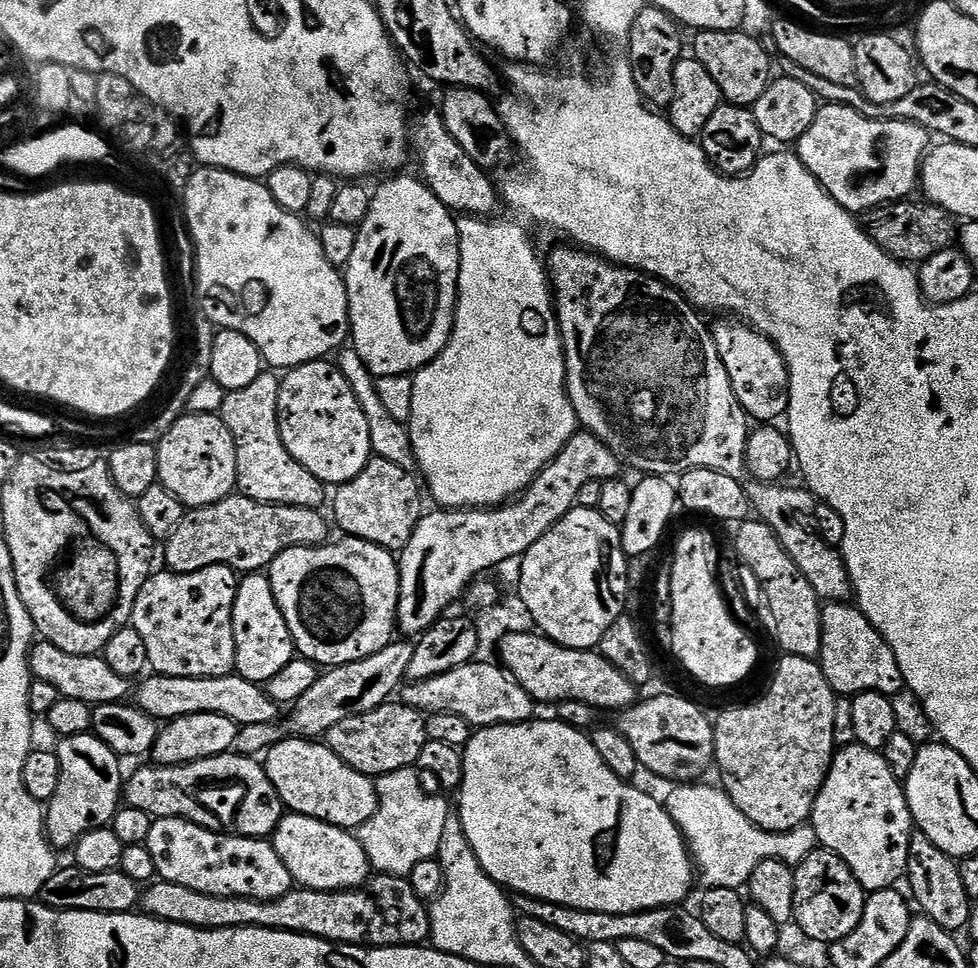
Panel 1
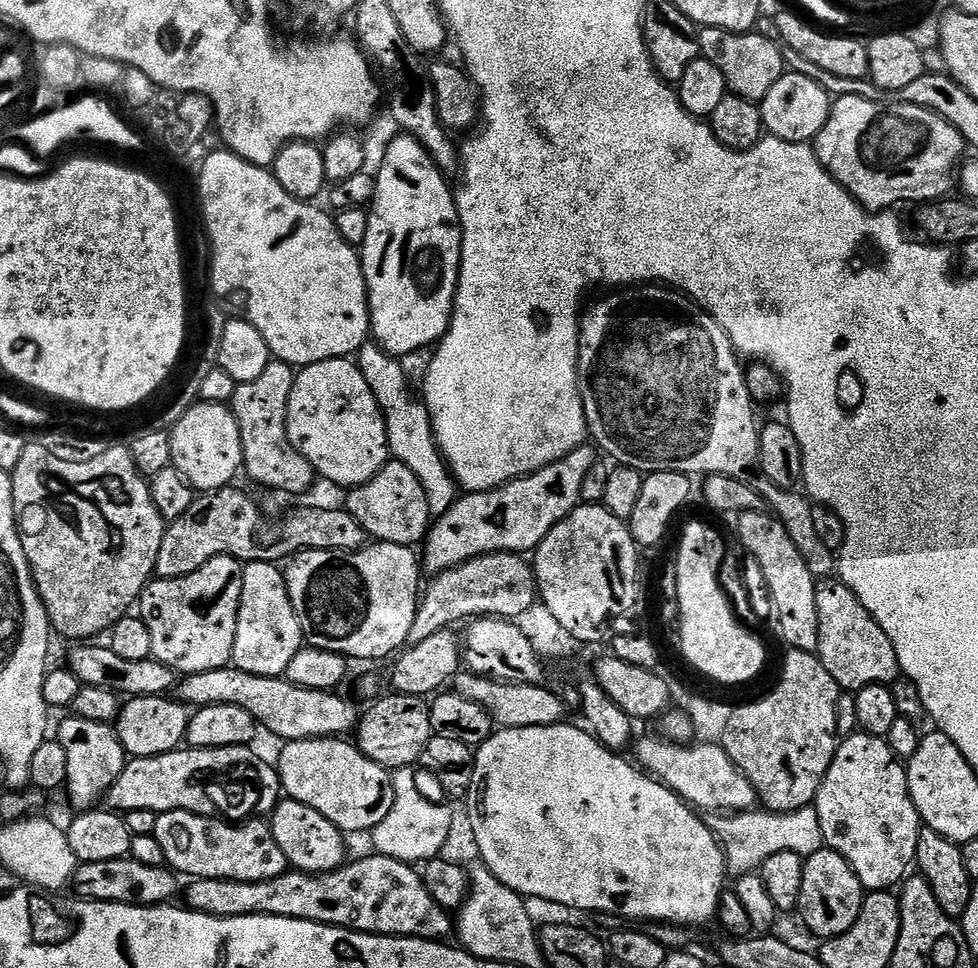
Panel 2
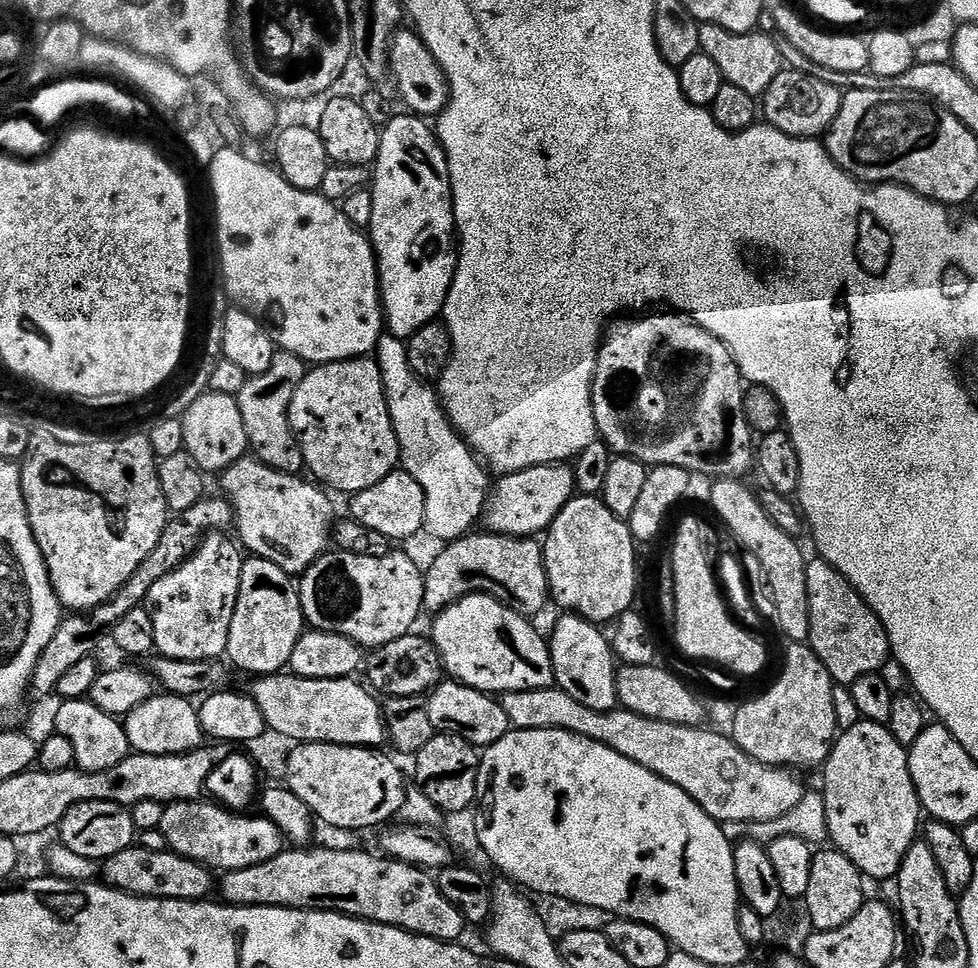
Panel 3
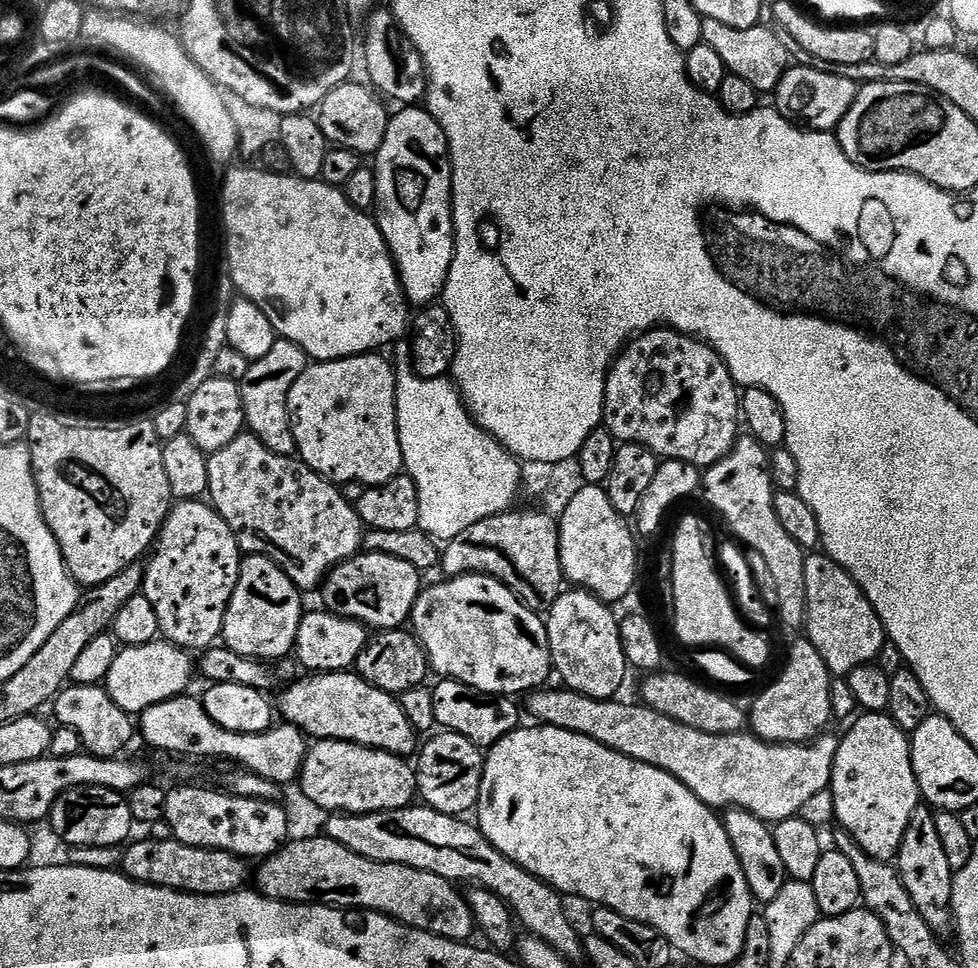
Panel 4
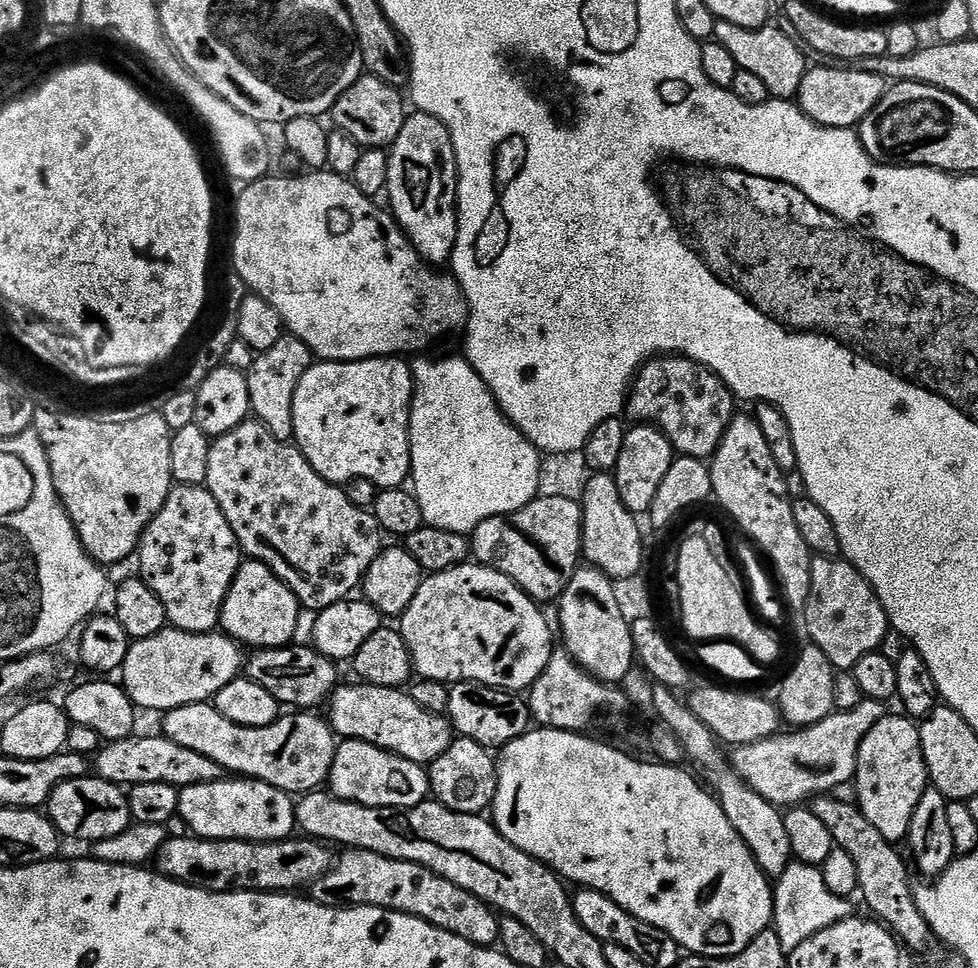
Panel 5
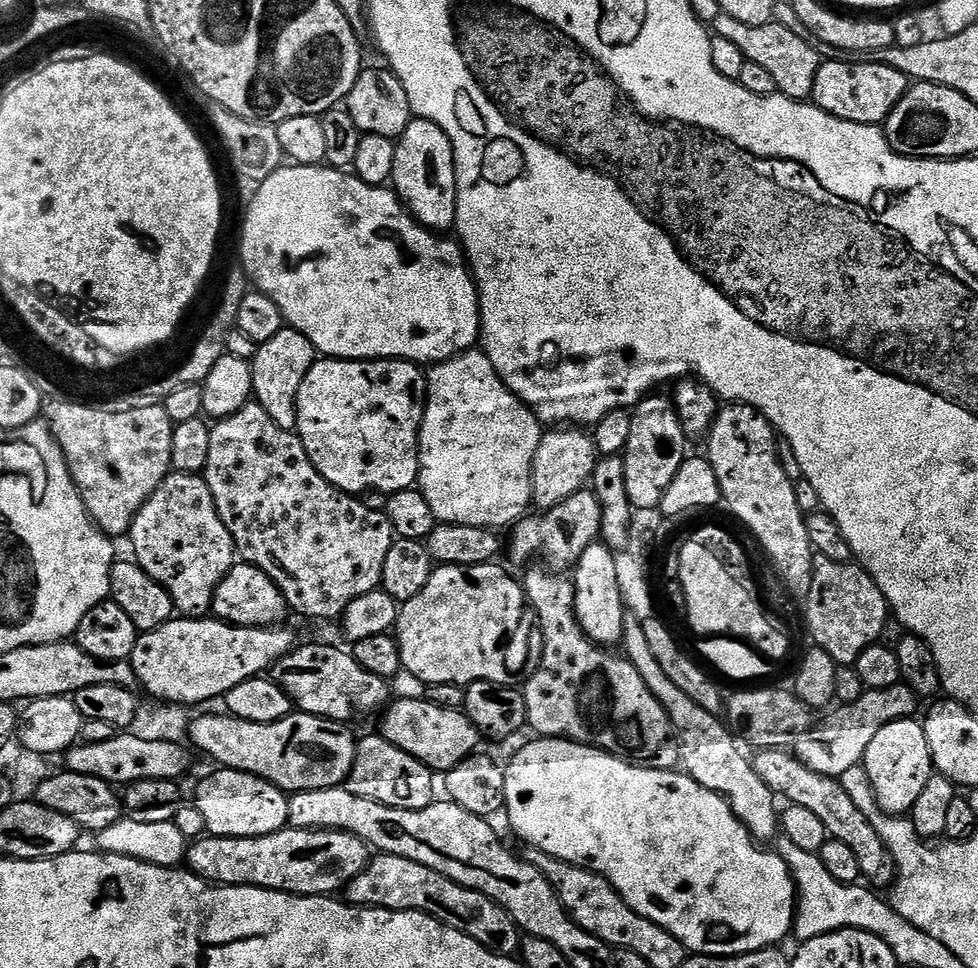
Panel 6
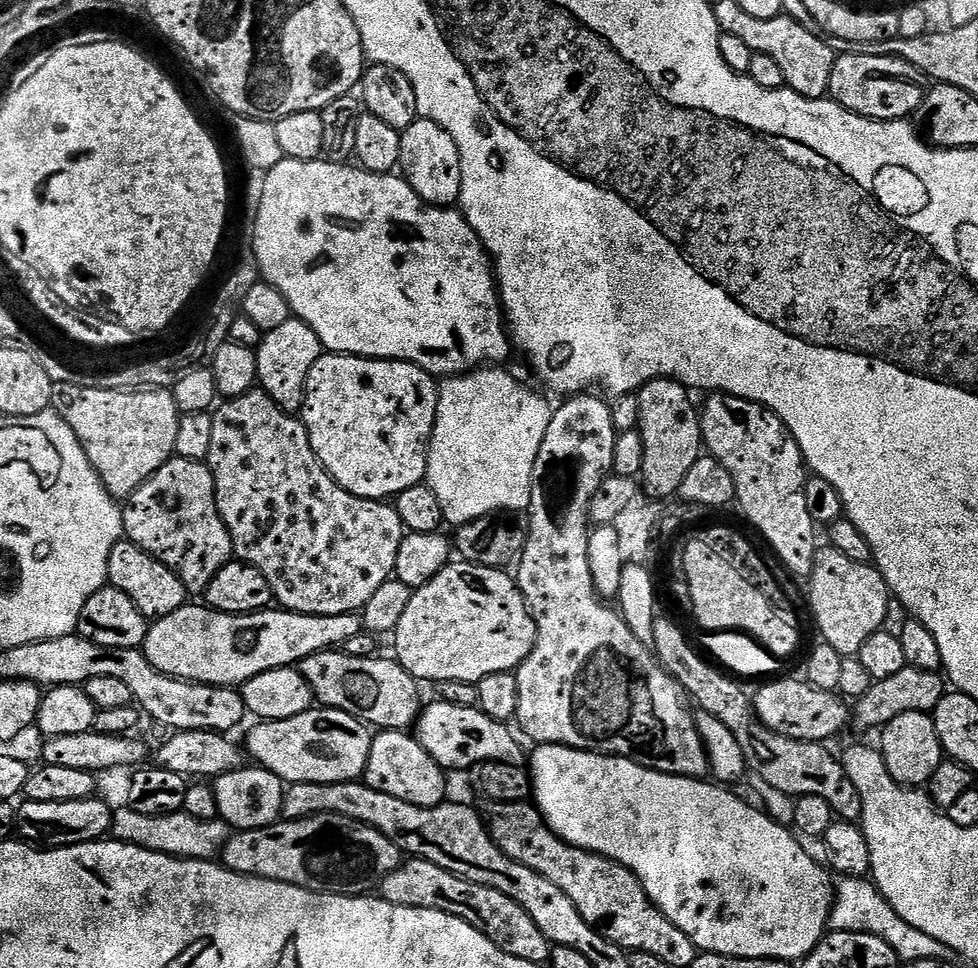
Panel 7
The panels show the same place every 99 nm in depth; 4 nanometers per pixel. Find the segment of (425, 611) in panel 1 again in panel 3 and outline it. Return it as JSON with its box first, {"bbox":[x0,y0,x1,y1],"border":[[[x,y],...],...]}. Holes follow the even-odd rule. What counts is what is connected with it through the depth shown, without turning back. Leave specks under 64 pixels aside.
{"bbox":[483,463,576,537],"border":[[[567,463],[543,464],[501,475],[495,481],[494,491],[484,509],[483,527],[503,536],[539,537],[547,533],[554,518],[558,518],[558,514],[570,503],[575,492],[576,474]]]}

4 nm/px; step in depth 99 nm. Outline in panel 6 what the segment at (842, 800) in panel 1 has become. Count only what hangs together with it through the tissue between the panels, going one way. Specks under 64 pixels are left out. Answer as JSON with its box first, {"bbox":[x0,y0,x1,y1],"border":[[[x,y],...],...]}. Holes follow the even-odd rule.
{"bbox":[862,718,934,816],"border":[[[901,718],[882,726],[882,730],[874,734],[870,746],[866,746],[862,767],[870,778],[870,786],[874,786],[874,794],[882,811],[889,816],[911,813],[914,802],[918,802],[918,797],[926,787],[926,782],[930,782],[934,775],[923,723],[916,718]]]}

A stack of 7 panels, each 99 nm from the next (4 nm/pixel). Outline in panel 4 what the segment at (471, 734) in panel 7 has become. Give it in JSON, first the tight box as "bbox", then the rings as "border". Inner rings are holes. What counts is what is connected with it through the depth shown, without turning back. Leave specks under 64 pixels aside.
{"bbox":[278,670,418,758],"border":[[[352,670],[305,675],[279,693],[278,712],[305,737],[317,741],[341,740],[361,744],[363,748],[378,748],[401,758],[411,757],[411,752],[413,755],[418,748],[418,733],[404,704],[393,693],[378,690]]]}

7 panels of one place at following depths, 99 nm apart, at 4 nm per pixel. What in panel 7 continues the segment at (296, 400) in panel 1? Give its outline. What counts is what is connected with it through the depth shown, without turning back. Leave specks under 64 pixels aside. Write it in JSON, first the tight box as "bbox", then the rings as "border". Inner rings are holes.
{"bbox":[298,354,437,500],"border":[[[321,354],[318,362],[310,366],[310,374],[304,383],[304,399],[298,413],[298,419],[306,426],[306,434],[310,438],[310,446],[318,458],[318,462],[334,478],[338,486],[342,486],[350,494],[361,496],[367,500],[383,500],[395,498],[402,490],[410,490],[410,486],[421,483],[425,479],[424,471],[428,465],[426,449],[432,436],[432,426],[436,417],[437,381],[432,373],[423,372],[417,364],[406,360],[374,360],[367,356],[345,356],[343,354]]]}

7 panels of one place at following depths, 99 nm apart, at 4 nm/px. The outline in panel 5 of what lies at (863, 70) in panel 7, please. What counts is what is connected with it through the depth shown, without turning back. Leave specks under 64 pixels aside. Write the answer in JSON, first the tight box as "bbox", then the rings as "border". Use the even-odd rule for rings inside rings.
{"bbox":[795,66,886,129],"border":[[[843,66],[828,67],[832,68],[809,67],[804,73],[802,84],[796,90],[795,103],[815,124],[827,128],[855,129],[884,96],[886,82],[878,74],[866,74],[862,70],[846,70]]]}

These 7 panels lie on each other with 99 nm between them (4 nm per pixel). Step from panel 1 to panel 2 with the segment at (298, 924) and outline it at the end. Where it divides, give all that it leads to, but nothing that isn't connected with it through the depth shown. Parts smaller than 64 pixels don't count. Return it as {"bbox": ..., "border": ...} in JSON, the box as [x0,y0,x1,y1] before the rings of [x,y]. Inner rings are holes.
{"bbox":[182,854,454,941],"border":[[[377,854],[364,856],[353,864],[345,862],[332,872],[313,874],[289,870],[266,882],[206,878],[193,879],[189,884],[192,885],[189,888],[187,885],[182,892],[183,903],[194,912],[205,912],[218,918],[298,918],[371,936],[413,936],[435,941],[448,938],[448,935],[451,937],[454,932],[449,909],[438,906],[438,902],[430,898],[423,875],[411,863]]]}

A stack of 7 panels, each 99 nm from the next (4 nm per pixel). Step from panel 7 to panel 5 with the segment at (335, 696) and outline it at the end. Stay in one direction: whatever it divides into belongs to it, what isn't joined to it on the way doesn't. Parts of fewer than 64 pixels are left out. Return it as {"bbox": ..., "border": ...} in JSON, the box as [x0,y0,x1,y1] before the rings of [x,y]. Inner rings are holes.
{"bbox":[242,647,338,710],"border":[[[315,647],[296,648],[262,648],[253,651],[245,659],[242,669],[243,675],[250,682],[258,682],[274,694],[274,698],[281,706],[290,707],[292,710],[316,710],[320,703],[327,701],[338,687],[336,680],[337,665],[330,658],[326,658]]]}

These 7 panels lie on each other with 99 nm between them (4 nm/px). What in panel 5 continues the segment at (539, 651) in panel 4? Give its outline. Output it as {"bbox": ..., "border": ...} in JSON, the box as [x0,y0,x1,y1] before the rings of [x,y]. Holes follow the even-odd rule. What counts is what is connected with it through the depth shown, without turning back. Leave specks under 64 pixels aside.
{"bbox":[398,562,556,694],"border":[[[465,562],[425,577],[413,602],[400,617],[398,630],[411,652],[413,669],[421,679],[445,684],[478,683],[518,694],[531,689],[556,651],[553,627],[551,630],[539,608],[537,601],[497,568]]]}

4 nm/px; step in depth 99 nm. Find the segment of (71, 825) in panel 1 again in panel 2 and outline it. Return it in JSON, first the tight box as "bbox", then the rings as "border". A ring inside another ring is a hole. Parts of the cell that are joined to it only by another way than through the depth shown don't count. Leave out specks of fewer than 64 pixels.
{"bbox":[58,715,126,810],"border":[[[69,715],[67,719],[61,722],[58,733],[62,750],[66,750],[66,793],[68,792],[68,800],[76,810],[88,810],[107,797],[110,786],[114,786],[118,774],[122,774],[126,753],[112,724],[90,722],[73,715]]]}

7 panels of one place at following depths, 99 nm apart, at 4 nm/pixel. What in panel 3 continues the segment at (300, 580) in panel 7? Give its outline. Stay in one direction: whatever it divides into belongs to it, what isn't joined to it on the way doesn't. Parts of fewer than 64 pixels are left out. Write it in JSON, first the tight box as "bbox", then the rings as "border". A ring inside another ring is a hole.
{"bbox":[219,454,338,578],"border":[[[251,454],[225,468],[219,477],[223,495],[232,506],[235,531],[240,531],[239,543],[252,556],[274,562],[293,578],[303,576],[319,556],[329,551],[338,520],[332,509],[333,497],[319,483],[304,478],[274,470]]]}

